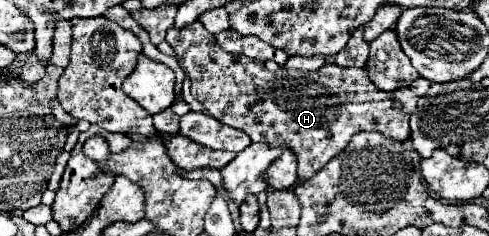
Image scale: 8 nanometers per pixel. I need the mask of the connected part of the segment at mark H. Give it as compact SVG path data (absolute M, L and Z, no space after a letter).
M199 20L189 24L189 28L169 28L165 40L169 42L169 46L173 46L179 66L191 80L191 94L205 106L205 110L219 122L243 130L253 142L269 142L269 146L285 146L295 152L299 180L313 178L315 172L319 172L333 156L337 156L349 144L355 132L377 130L383 136L399 142L409 138L409 114L401 112L401 104L397 104L391 94L379 90L369 80L365 70L341 68L335 62L327 62L325 66L313 72L299 70L299 76L295 72L275 74L269 72L259 60L249 60L247 56L233 56L225 52L217 42L213 42L213 34L205 32L205 26Z

